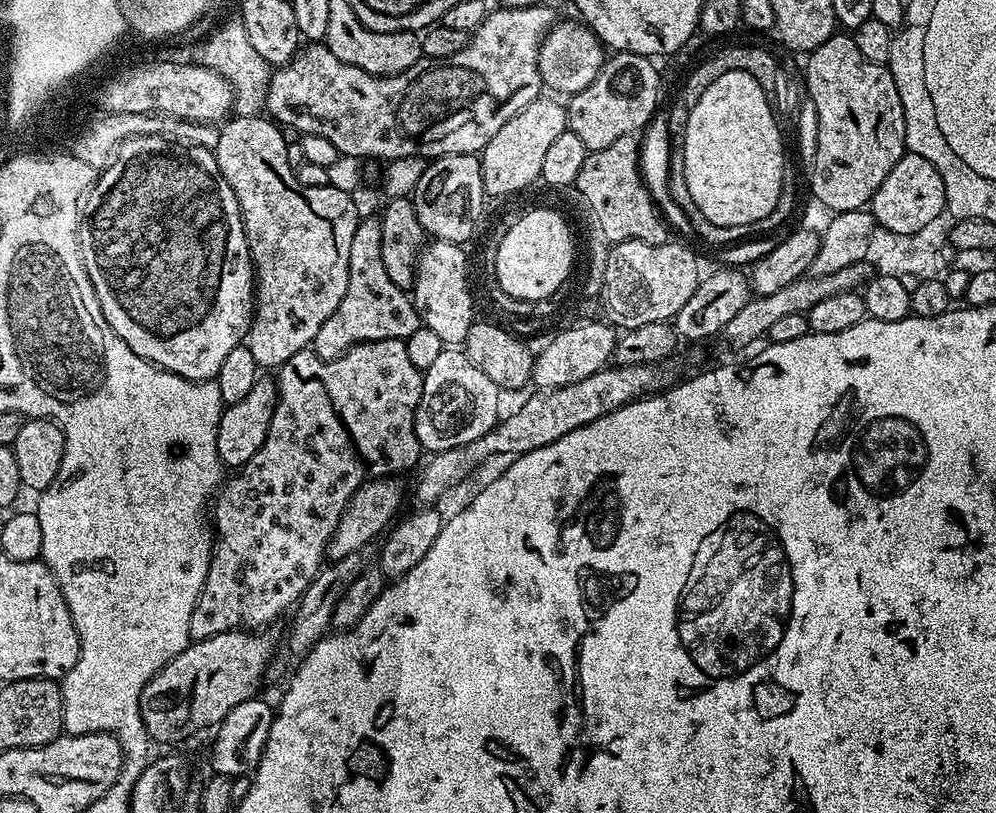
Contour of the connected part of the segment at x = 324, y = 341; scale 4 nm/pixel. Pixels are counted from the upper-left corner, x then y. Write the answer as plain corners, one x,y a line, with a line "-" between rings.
361,219
354,230
354,239
350,241
350,266
346,294
338,302
338,310
322,322
318,334
314,334
310,351
323,360
338,358
356,344
371,340
407,340
414,330
421,327
420,315
412,303
412,297
398,286
386,274
386,265
382,263
382,230
379,219

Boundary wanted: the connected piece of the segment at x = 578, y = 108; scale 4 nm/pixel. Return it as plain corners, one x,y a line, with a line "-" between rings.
616,52
605,59
602,70
586,90
571,93
567,101
568,131
573,132
582,140
588,152
606,150
610,142
618,142
623,136
636,136
641,130
648,127
653,116
657,115
656,103
660,100
660,76
651,59
639,56
633,52

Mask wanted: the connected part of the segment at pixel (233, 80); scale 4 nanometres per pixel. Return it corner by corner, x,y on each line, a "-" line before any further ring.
228,18
217,23
209,34
208,41
196,48
195,63
222,74
230,82
234,95
234,112
237,116
258,116
264,108
264,99
268,93
268,83
272,80
273,69
254,50
250,38
246,38
246,26
239,18

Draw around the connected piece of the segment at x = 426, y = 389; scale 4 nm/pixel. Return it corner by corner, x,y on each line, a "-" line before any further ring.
445,346
442,354
424,373
422,398
416,407
416,437
425,453
435,454
454,450
454,446
466,446
482,434
486,434
501,419
500,396
502,390
474,362
470,362
463,350

